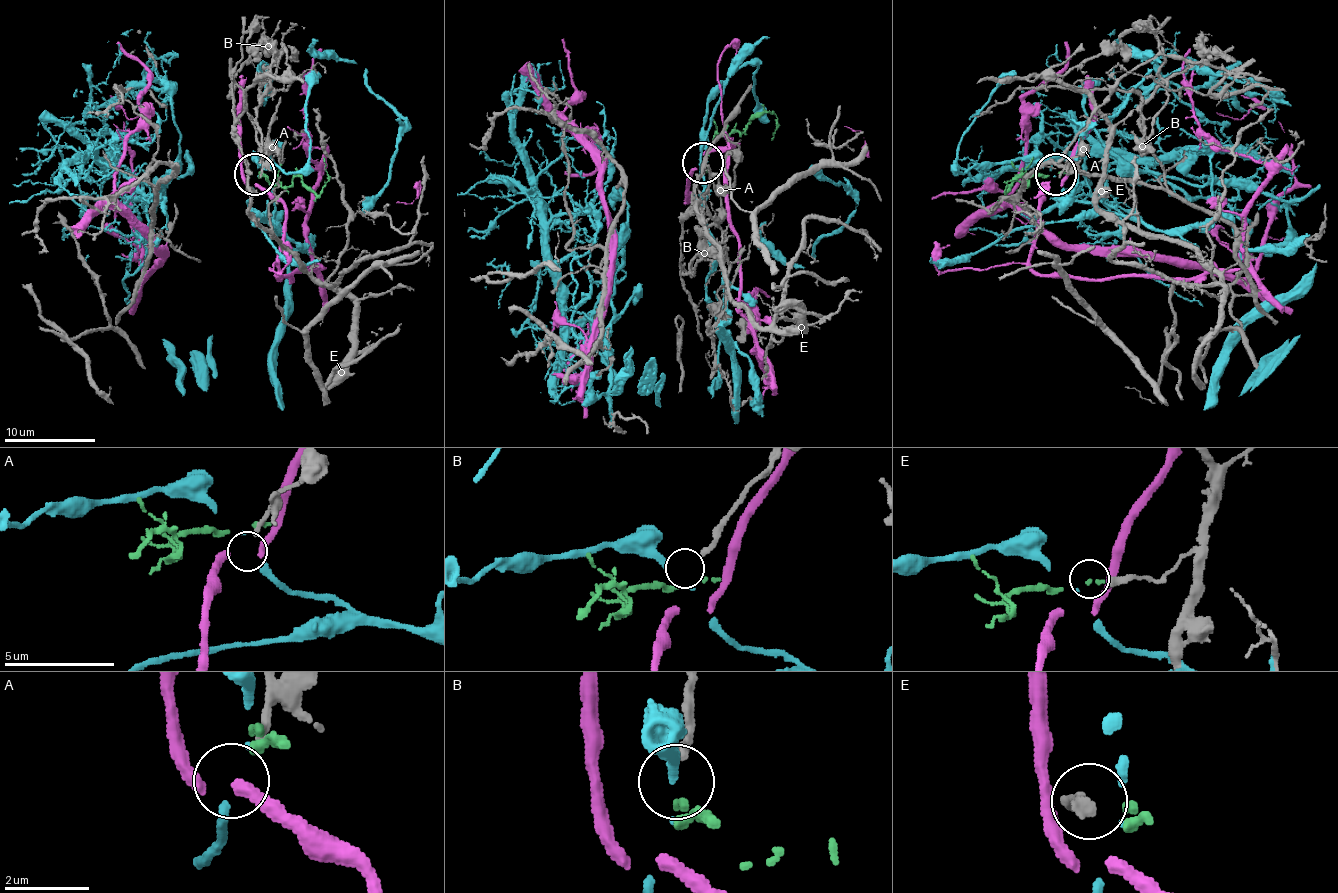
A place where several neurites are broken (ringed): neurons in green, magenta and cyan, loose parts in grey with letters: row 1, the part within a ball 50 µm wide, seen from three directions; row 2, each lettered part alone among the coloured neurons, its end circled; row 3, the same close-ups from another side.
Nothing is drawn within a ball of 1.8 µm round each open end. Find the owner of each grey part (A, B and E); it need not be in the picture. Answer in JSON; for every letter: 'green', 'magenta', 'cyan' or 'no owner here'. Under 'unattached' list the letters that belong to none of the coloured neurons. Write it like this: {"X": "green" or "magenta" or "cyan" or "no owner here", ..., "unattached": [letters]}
{"A": "magenta", "B": "no owner here", "E": "green", "unattached": ["B"]}

